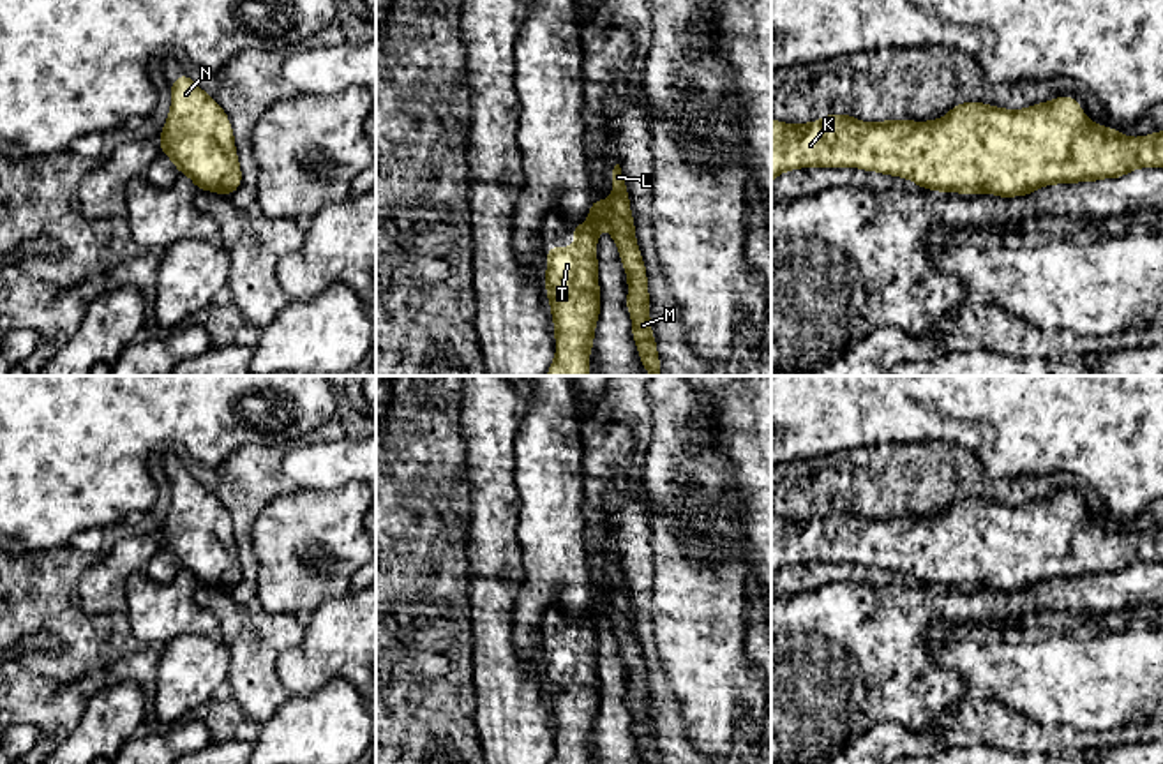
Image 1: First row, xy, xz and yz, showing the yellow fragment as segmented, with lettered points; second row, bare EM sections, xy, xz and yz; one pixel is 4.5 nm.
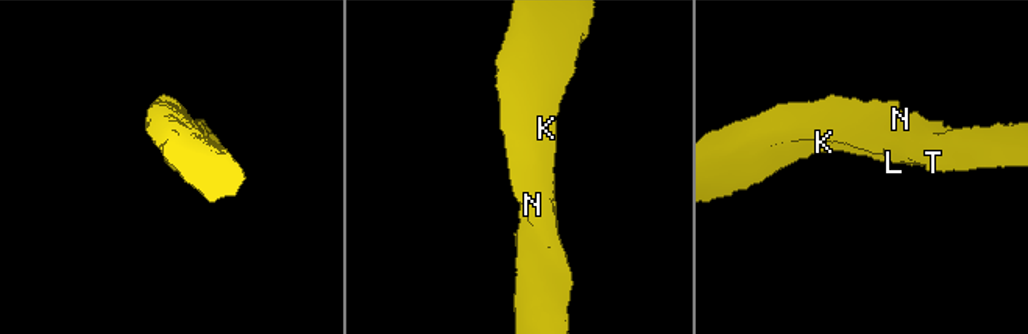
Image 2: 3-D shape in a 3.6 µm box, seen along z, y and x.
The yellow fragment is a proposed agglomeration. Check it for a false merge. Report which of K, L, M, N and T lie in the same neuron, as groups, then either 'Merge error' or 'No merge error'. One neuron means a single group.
Groups: K L M N T. No merge error

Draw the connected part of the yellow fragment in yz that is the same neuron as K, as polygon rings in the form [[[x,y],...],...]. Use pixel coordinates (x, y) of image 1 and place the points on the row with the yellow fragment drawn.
[[[1054,97],[1025,109],[1004,109],[983,102],[962,102],[944,118],[928,122],[886,120],[858,122],[852,115],[824,115],[819,122],[782,124],[771,118],[771,182],[798,168],[859,168],[889,176],[904,176],[921,189],[960,194],[995,194],[1001,198],[1029,196],[1055,185],[1121,178],[1138,168],[1163,168],[1163,131],[1142,138],[1121,134],[1089,120],[1075,97]]]

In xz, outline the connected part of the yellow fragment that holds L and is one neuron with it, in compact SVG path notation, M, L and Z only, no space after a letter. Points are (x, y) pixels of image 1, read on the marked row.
M619 164L609 175L612 182L612 196L604 201L591 201L589 215L584 224L570 228L575 243L572 247L549 247L547 249L547 272L545 289L551 302L551 314L554 321L556 356L547 371L547 376L588 376L589 374L589 351L595 346L595 325L600 316L600 286L598 286L598 259L597 243L600 228L607 226L611 238L616 242L621 263L627 272L628 296L627 311L632 316L632 337L639 349L641 362L649 376L660 376L660 358L657 355L657 341L651 332L649 319L649 295L646 266L635 242L635 224L630 212L630 198L627 192L625 178Z

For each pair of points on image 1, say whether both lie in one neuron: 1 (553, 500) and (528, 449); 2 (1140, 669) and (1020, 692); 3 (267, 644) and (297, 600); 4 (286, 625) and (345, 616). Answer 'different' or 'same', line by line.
1: same
2: same
3: different
4: different

